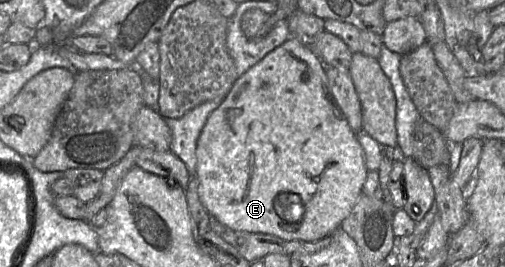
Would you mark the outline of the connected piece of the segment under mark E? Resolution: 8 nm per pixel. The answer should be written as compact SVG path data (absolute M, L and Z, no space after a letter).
M290 37L236 79L220 105L209 114L197 140L195 177L200 200L210 216L236 231L266 233L284 240L314 241L325 238L340 228L342 221L351 212L362 194L367 173L357 133L351 129L330 93L325 65L309 45L298 37Z

